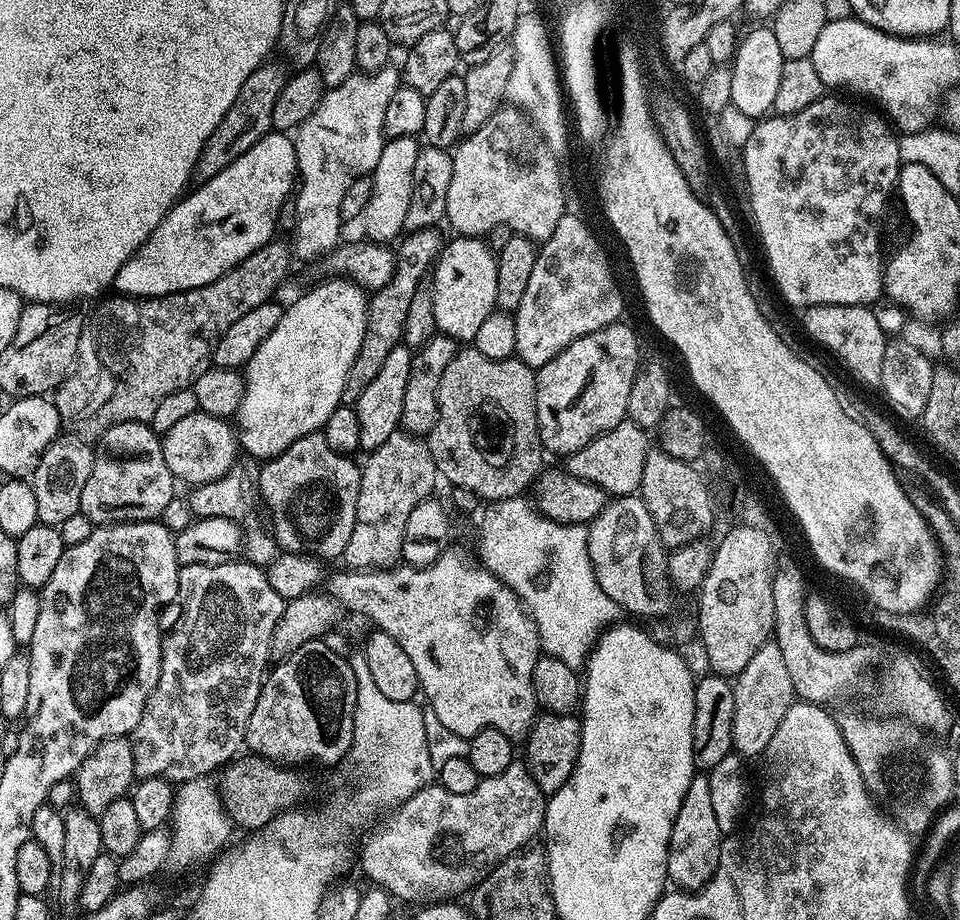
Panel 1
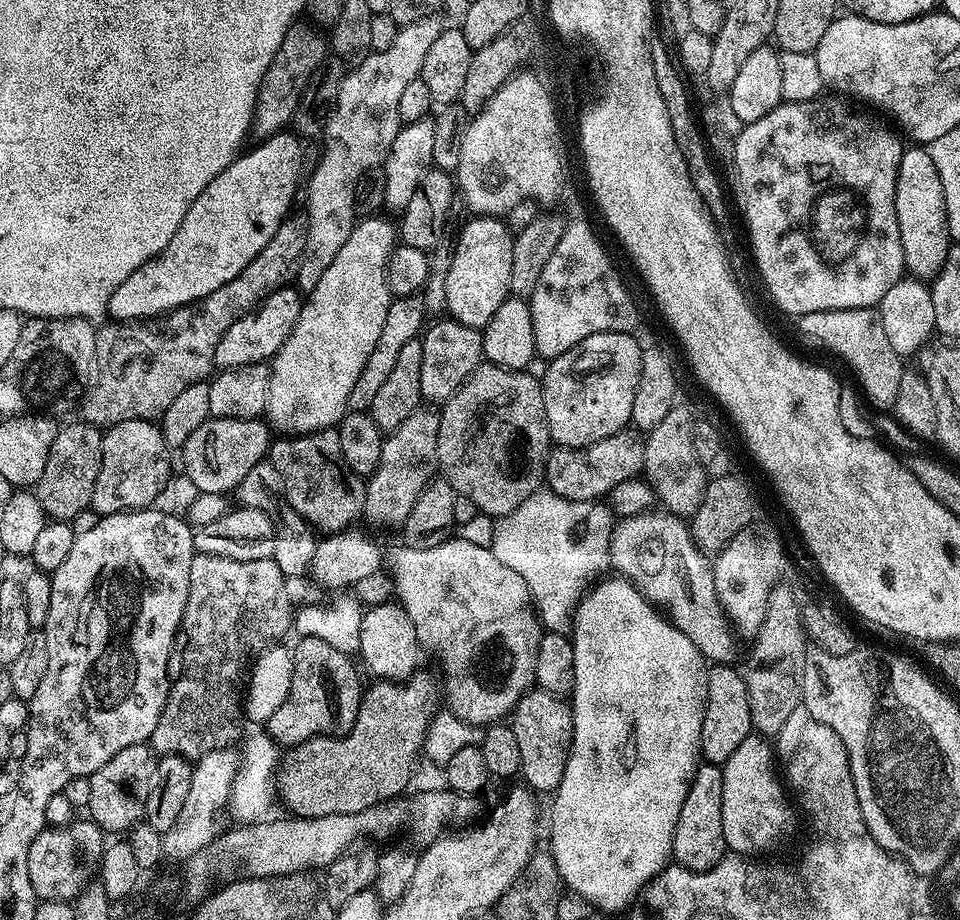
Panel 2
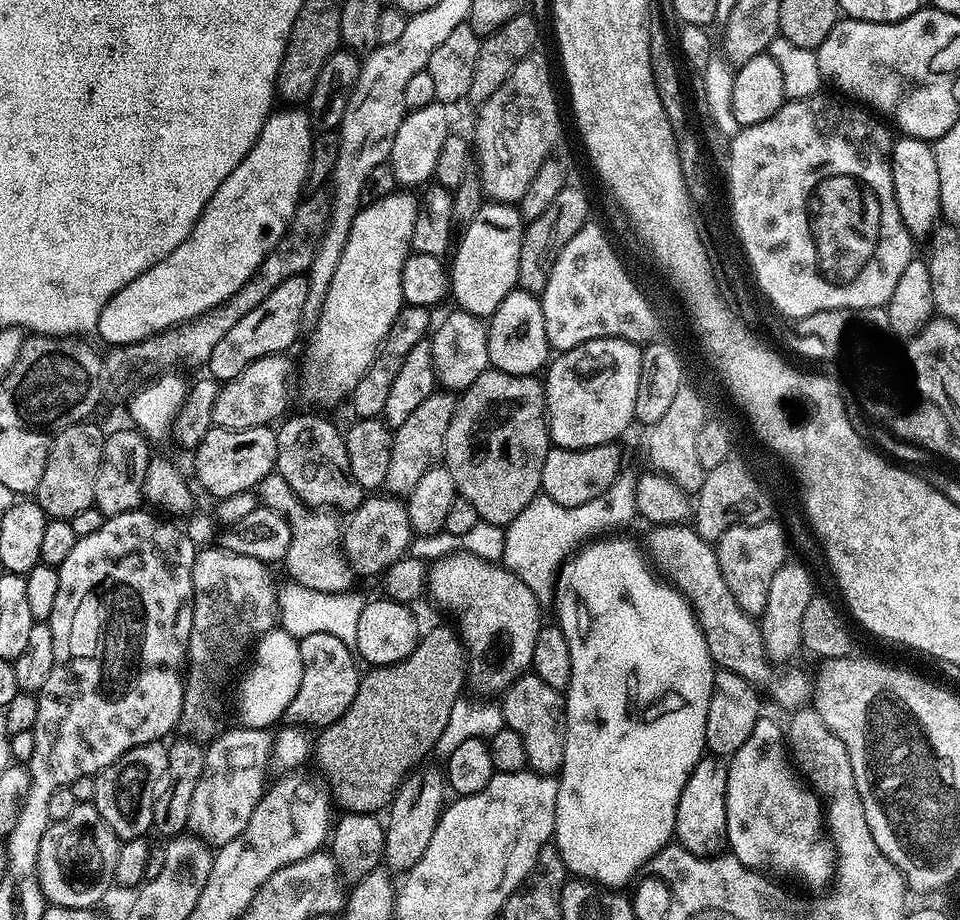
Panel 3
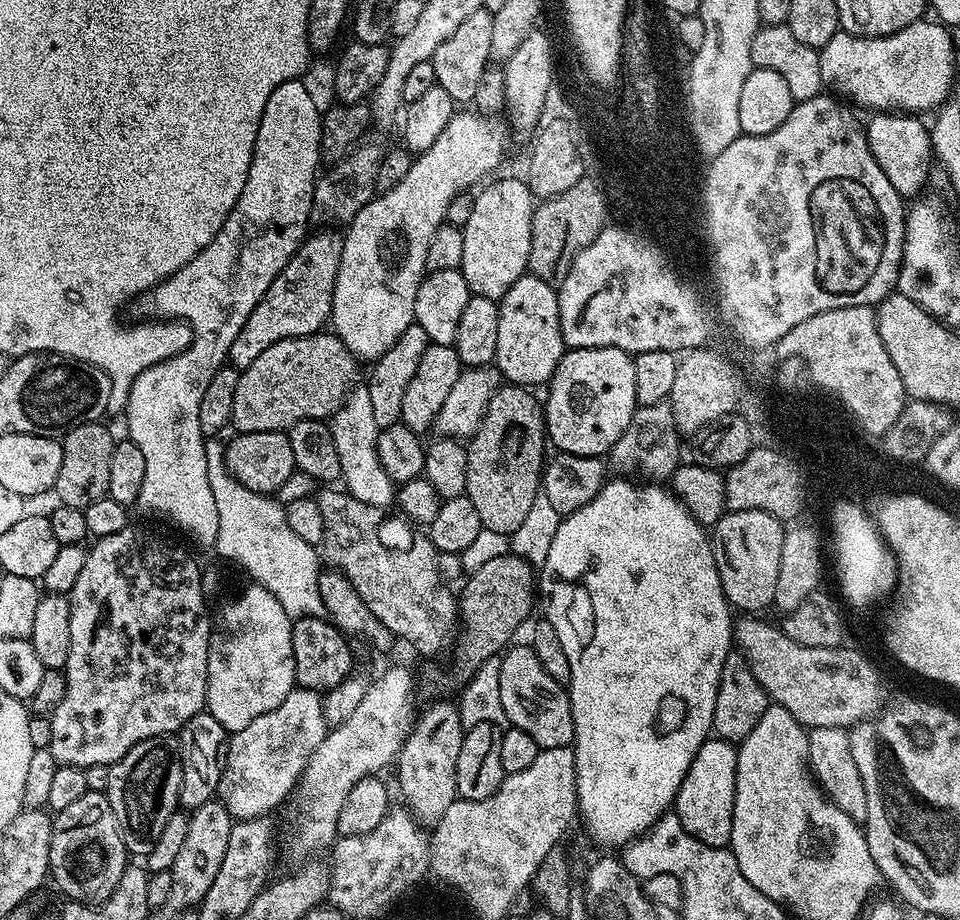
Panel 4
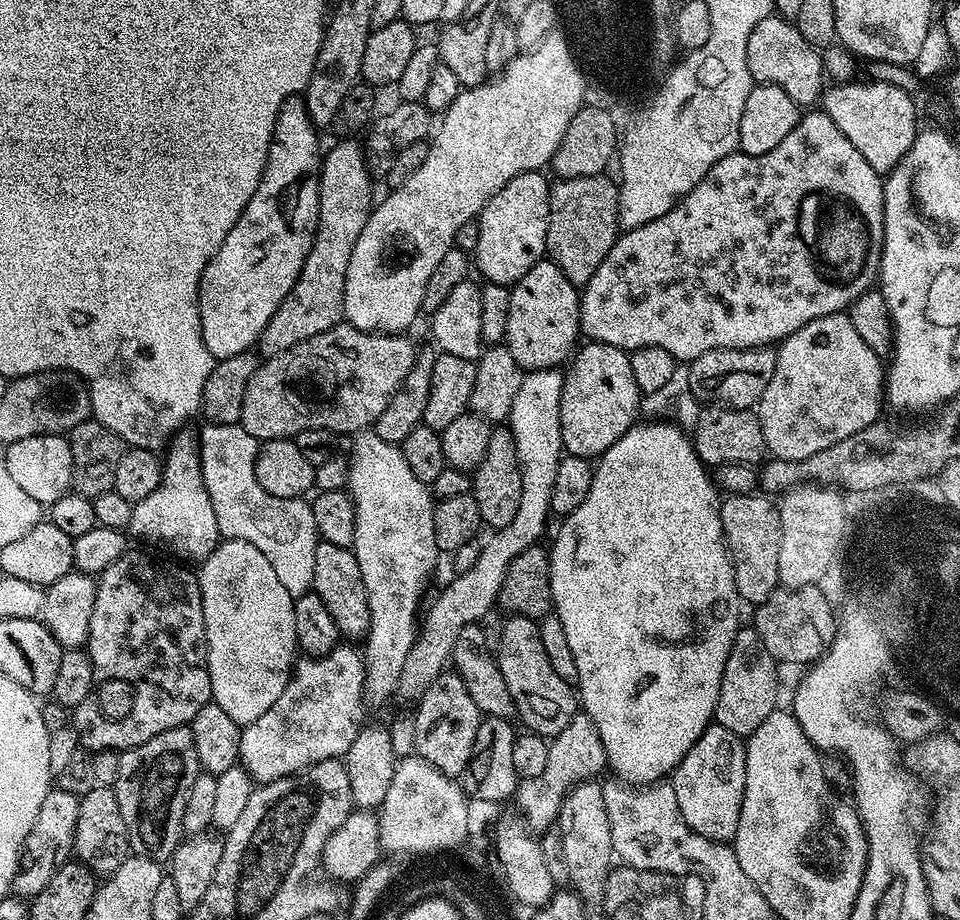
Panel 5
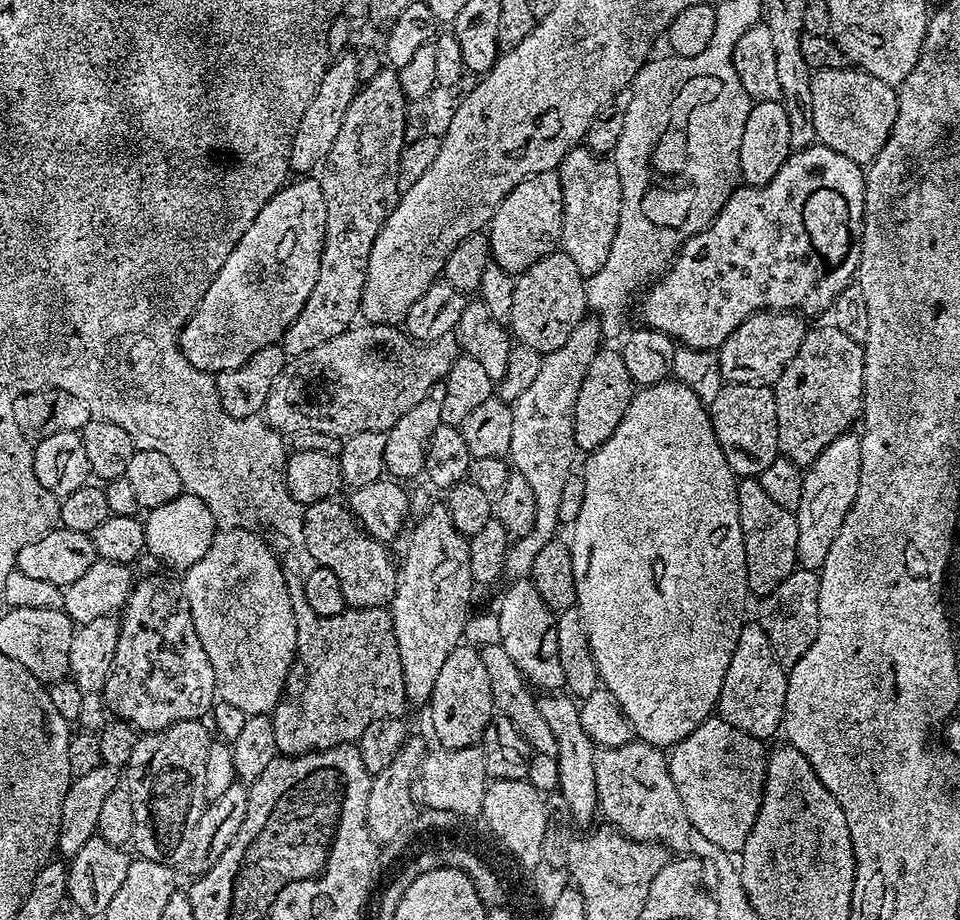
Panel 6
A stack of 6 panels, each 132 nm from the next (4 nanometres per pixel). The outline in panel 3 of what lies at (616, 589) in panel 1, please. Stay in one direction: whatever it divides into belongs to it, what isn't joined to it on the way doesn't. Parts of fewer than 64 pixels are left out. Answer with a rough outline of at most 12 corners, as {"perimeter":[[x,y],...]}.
{"perimeter":[[685,523],[656,526],[652,550],[698,615],[717,669],[780,708],[814,696],[785,676],[757,617],[730,594],[715,547]]}

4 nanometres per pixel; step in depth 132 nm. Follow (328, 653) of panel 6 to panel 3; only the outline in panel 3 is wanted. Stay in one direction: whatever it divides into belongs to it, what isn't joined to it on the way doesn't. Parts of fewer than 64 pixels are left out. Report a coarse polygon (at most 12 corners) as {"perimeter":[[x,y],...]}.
{"perimeter":[[269,729],[205,747],[188,828],[209,846],[246,830],[274,760]]}

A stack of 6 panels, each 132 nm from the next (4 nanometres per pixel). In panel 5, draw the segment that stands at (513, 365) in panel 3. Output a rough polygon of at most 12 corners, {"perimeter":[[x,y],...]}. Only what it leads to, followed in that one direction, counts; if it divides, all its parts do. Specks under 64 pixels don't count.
{"perimeter":[[539,260],[511,285],[504,344],[560,368],[581,339],[580,292]]}

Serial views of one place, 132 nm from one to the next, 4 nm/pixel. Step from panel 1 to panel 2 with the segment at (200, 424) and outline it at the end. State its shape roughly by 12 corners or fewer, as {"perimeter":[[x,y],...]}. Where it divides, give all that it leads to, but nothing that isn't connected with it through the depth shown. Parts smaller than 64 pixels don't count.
{"perimeter":[[209,418],[180,450],[195,491],[231,493],[270,452],[263,419]]}

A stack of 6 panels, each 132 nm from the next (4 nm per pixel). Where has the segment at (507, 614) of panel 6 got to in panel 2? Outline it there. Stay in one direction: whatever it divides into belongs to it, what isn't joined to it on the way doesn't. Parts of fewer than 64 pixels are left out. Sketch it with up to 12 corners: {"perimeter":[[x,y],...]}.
{"perimeter":[[530,690],[510,726],[519,775],[536,794],[566,774],[571,703]]}

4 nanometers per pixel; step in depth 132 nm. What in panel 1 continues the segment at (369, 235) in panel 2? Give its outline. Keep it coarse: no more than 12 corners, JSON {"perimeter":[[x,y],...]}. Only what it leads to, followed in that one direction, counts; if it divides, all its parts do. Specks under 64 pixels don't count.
{"perimeter":[[325,279],[242,368],[238,444],[260,462],[341,407],[365,289]]}

